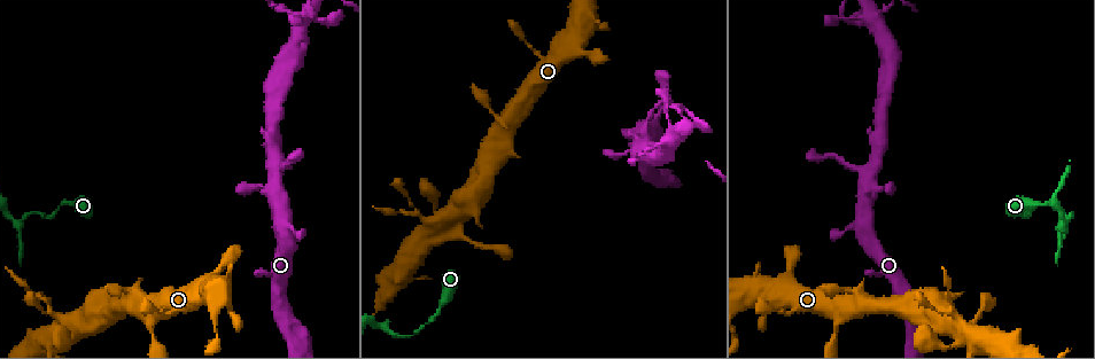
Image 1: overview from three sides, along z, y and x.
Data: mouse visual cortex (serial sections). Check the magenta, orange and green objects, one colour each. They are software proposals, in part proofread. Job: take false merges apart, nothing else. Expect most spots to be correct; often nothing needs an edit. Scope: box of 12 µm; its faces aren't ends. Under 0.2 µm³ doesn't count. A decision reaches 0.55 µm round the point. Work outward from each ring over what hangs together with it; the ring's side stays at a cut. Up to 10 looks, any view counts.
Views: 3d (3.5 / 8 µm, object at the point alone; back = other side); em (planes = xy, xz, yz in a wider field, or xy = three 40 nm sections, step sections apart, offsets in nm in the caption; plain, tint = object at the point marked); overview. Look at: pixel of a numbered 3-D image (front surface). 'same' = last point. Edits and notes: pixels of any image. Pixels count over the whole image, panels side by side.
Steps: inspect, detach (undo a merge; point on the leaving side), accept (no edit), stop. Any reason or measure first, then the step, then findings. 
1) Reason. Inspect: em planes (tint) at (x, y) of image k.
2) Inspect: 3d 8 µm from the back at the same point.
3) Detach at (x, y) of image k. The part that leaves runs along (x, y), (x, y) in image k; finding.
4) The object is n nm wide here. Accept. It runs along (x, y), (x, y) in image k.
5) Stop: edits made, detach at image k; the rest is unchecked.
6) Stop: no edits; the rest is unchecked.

Narrows sharply. Inspect: 3d 3.5 µm at (841, 320) of image 1.

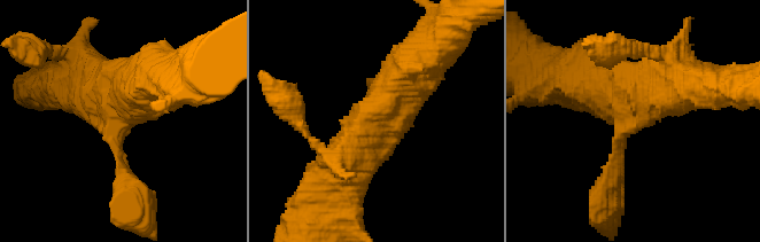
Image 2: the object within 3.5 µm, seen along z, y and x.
Now the EM. Inspect: em planes (tint) at (113, 120) of image 2.

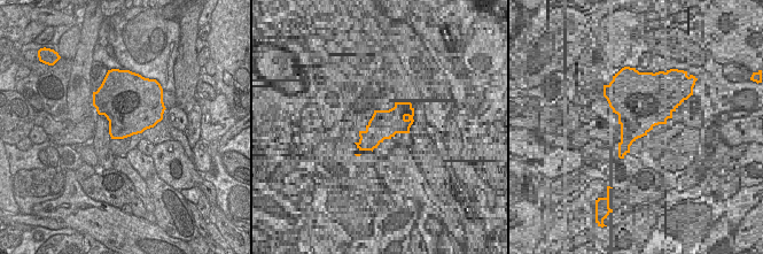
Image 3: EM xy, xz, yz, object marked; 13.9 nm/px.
Accept. It runs along (421, 64), (333, 176) in image 2; continuous, no second cell.

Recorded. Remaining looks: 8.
Inspect: 3d 3.5 µm at (572, 46) of image 1.

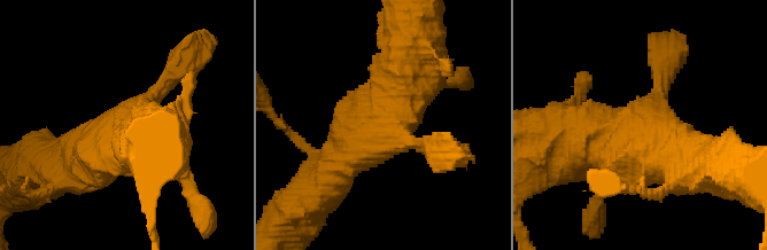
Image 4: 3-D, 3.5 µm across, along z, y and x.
Inspect: em xy step 2 (tint) at (383, 126) of image 4.

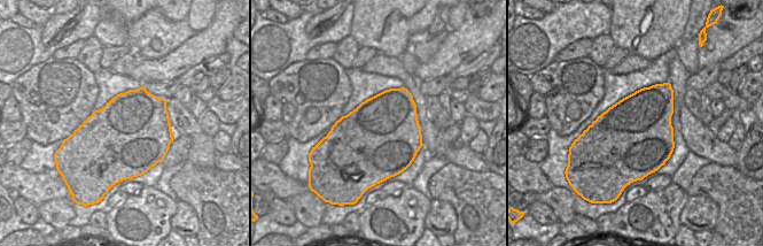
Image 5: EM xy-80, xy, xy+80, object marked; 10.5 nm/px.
The object is 800 nm wide here. Accept. It runs along (324, 186), (385, 122), (409, 54) in image 4; continuous, no second cell.

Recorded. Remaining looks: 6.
Sharp bend. Inspect: 3d 3.5 µm at (963, 337) of image 1.

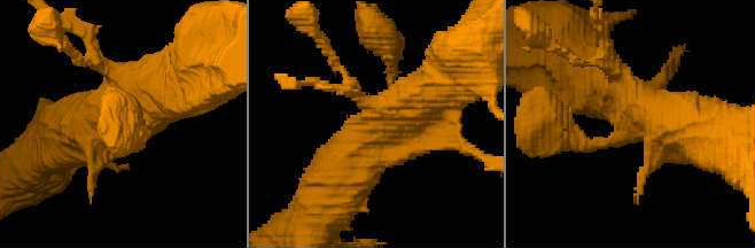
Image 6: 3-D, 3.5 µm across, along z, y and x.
Accept. All the same cell.

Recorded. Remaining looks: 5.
Sudden change in width. Inspect: 3d 3.5 µm at (1045, 203) of image 1.

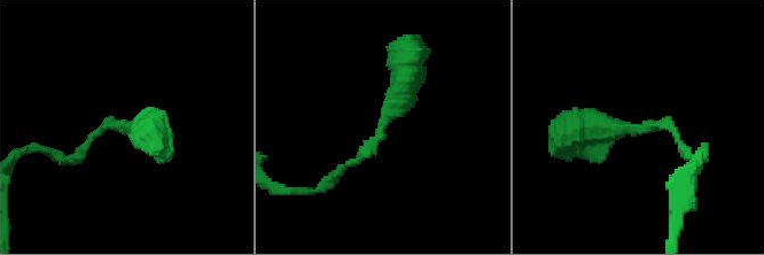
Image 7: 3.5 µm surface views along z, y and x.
Inspect: em xy step 3 (tint) at (383, 123) of image 7.

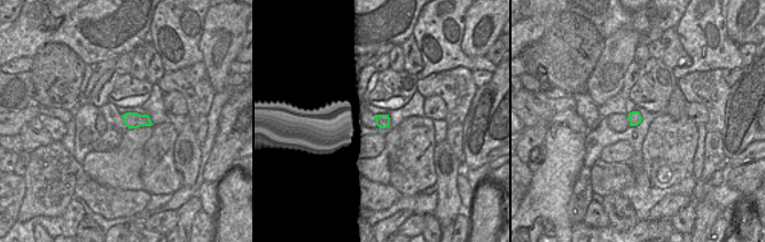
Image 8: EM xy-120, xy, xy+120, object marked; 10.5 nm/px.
Accept. It runs along (410, 53), (381, 138), (338, 171) in image 7; one cell here.

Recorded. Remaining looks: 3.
Stop: no edits; the rest is unchecked.

